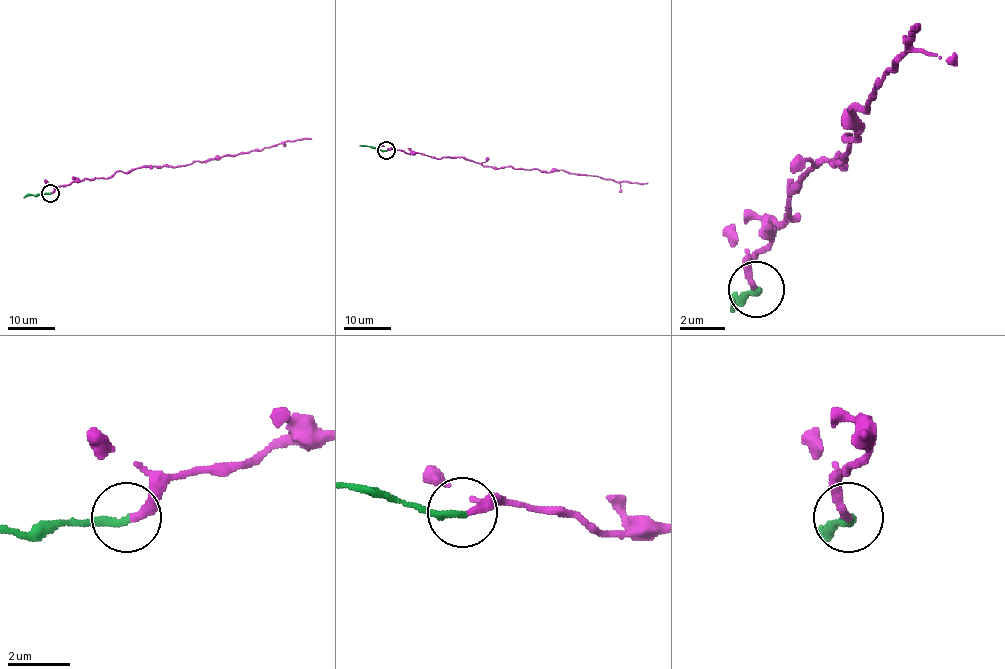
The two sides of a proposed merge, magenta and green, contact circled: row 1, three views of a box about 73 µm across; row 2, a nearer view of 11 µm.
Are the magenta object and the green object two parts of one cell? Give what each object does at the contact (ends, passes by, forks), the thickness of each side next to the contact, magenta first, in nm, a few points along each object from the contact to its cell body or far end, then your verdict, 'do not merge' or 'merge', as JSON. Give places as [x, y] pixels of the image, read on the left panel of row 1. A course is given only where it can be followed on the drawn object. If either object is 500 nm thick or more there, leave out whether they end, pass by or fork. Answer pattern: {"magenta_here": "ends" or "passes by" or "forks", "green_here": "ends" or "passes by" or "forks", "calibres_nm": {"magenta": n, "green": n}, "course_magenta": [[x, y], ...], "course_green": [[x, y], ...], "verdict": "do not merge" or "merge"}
{"magenta_here": "ends", "green_here": "ends", "calibres_nm": {"magenta": 280, "green": 240}, "course_magenta": [[50, 193], [60, 186], [110, 178], [119, 171], [185, 166], [312, 139]], "course_green": [[50, 193], [23, 198]], "verdict": "merge"}

